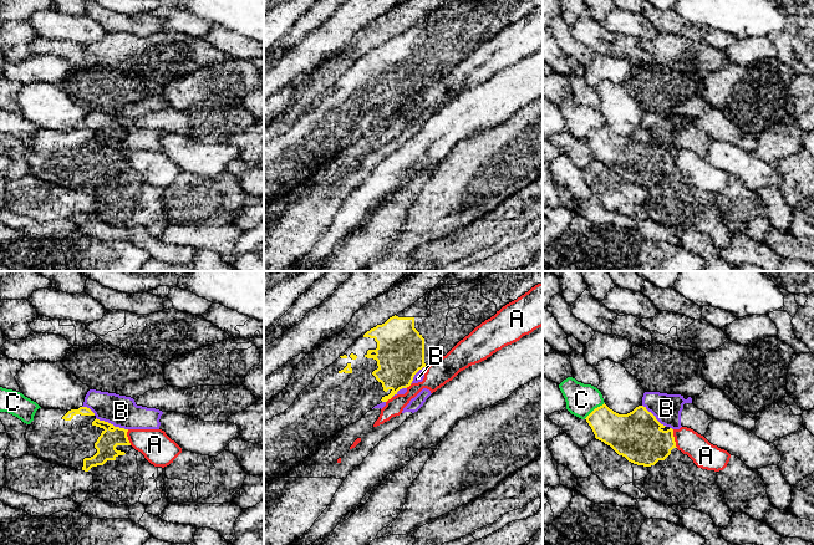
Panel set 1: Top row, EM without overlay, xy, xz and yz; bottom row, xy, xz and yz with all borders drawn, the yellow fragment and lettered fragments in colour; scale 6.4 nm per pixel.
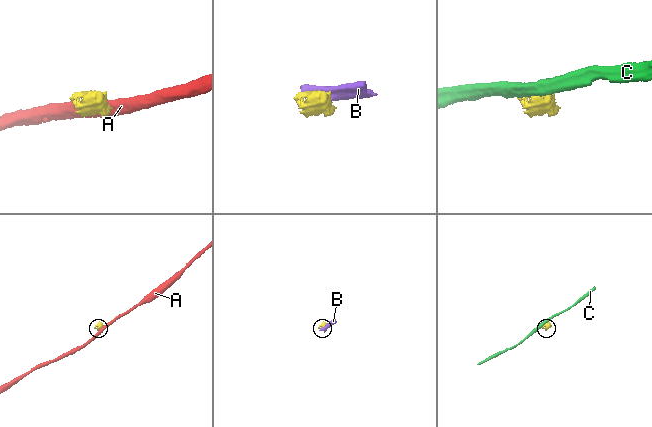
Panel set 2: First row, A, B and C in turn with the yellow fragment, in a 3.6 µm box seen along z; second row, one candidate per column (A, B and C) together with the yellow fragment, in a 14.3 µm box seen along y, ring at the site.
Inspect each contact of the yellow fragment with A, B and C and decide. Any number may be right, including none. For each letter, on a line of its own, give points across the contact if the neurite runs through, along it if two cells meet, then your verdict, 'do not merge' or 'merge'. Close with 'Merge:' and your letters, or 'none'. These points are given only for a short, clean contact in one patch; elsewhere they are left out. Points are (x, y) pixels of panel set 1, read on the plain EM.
A: border along yz (672, 151), (677, 168); do not merge
B: do not merge
C: do not merge
Merge: none

